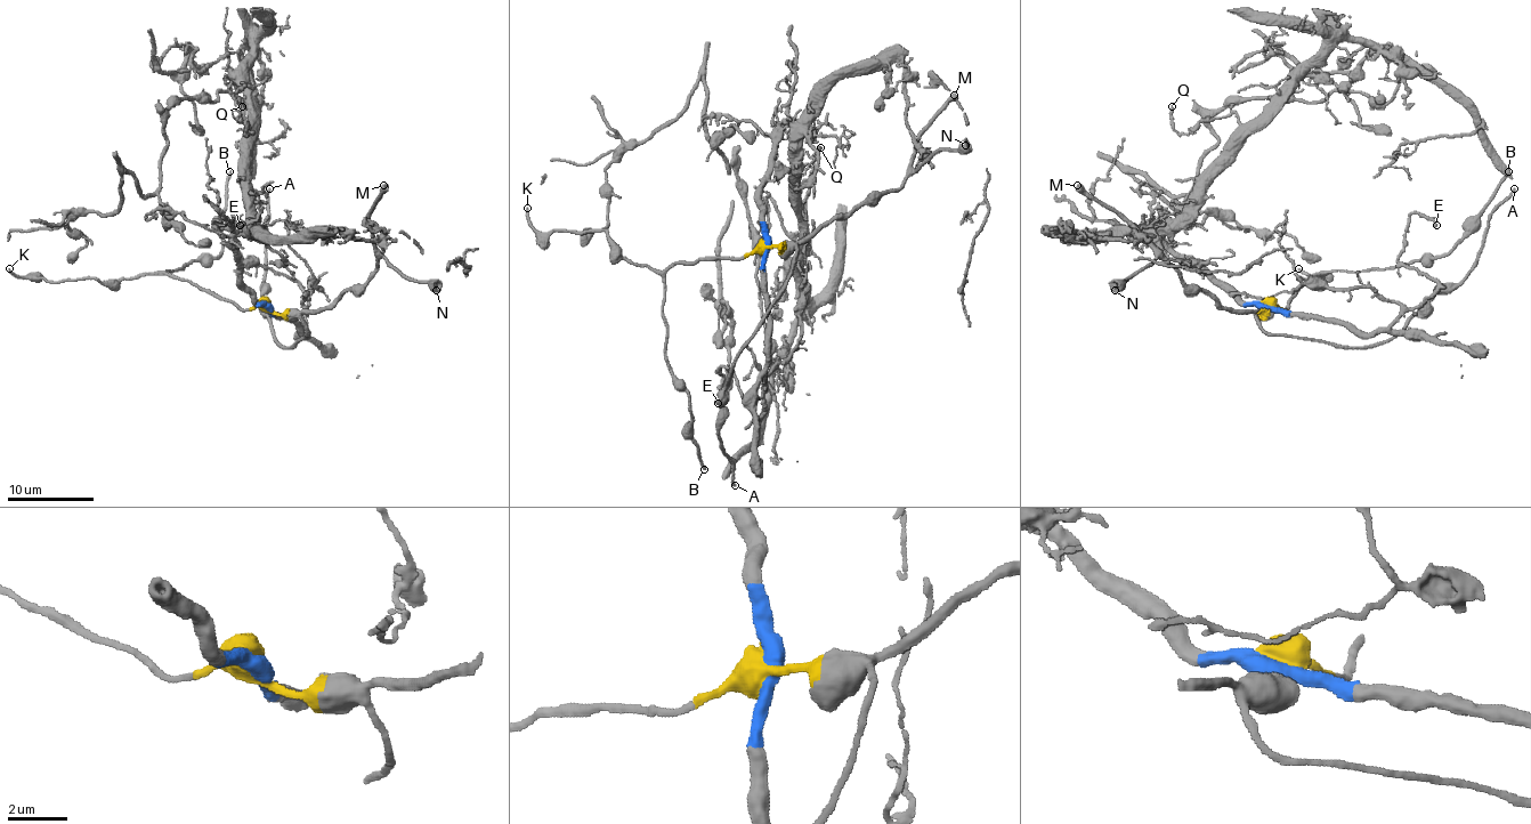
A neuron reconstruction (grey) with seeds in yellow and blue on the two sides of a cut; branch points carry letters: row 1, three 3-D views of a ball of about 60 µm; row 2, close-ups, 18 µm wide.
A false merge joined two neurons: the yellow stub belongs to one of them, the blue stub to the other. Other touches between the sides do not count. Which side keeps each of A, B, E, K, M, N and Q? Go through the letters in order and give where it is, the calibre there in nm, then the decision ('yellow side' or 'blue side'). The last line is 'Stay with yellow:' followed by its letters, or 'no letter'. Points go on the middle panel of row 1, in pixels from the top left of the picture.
A: place (735, 485); calibre 200 nm; yellow side
B: place (704, 469); calibre 220 nm; yellow side
E: place (718, 403); calibre 110 nm; blue side
K: place (527, 208); calibre 190 nm; yellow side
M: place (954, 95); calibre 500 nm; yellow side
N: place (965, 145); calibre 600 nm; yellow side
Q: place (820, 147); calibre 240 nm; blue side
Stay with yellow: A, B, K, M, N

